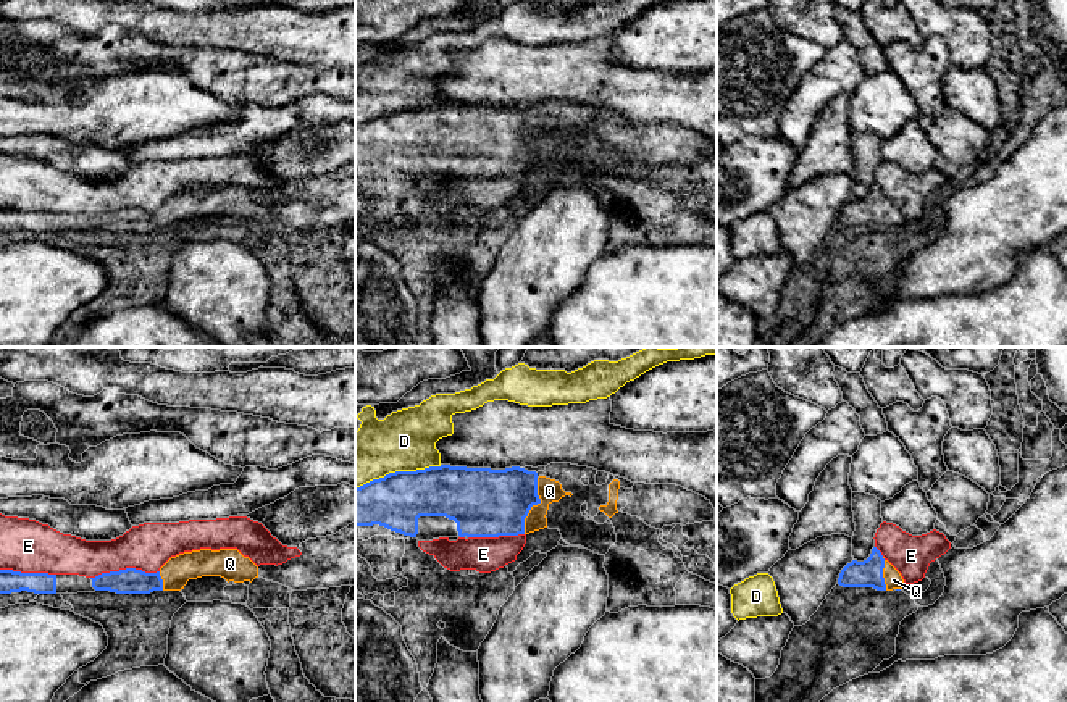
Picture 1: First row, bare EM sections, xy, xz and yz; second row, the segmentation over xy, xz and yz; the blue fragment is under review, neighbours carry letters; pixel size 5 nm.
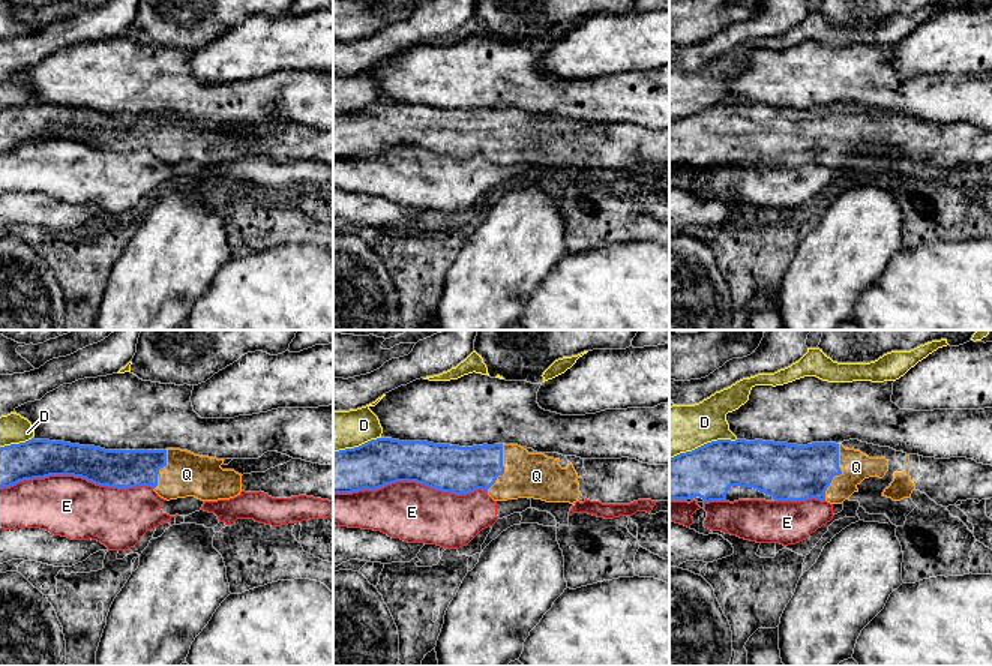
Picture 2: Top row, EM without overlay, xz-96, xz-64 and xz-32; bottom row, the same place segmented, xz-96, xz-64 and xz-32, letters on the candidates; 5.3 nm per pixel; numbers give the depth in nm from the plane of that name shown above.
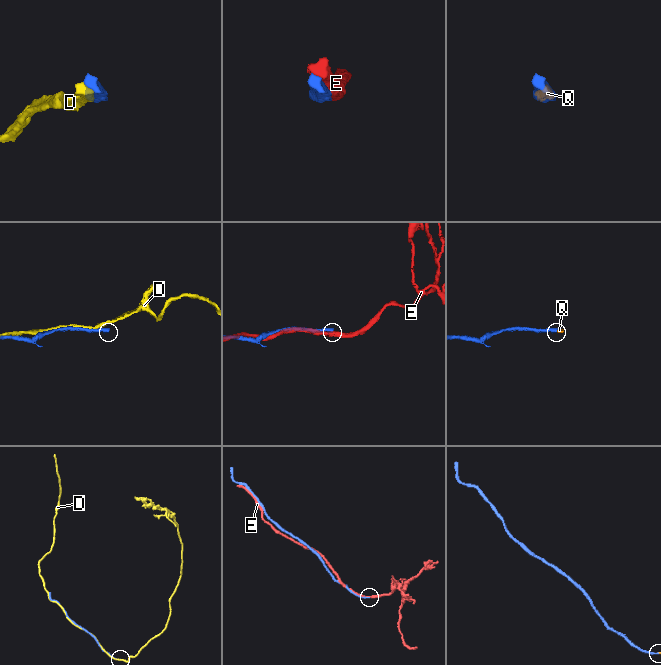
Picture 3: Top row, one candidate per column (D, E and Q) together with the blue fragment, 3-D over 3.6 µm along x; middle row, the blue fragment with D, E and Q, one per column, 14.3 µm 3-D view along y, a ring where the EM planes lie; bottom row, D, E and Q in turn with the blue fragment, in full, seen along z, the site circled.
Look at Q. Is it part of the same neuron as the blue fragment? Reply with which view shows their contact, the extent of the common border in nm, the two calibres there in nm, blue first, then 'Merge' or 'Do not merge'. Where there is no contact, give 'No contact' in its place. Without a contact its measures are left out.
Touches blue in xz. Shared border 280 nm. Thickness 340 nm (blue) against 120 nm. Merge

